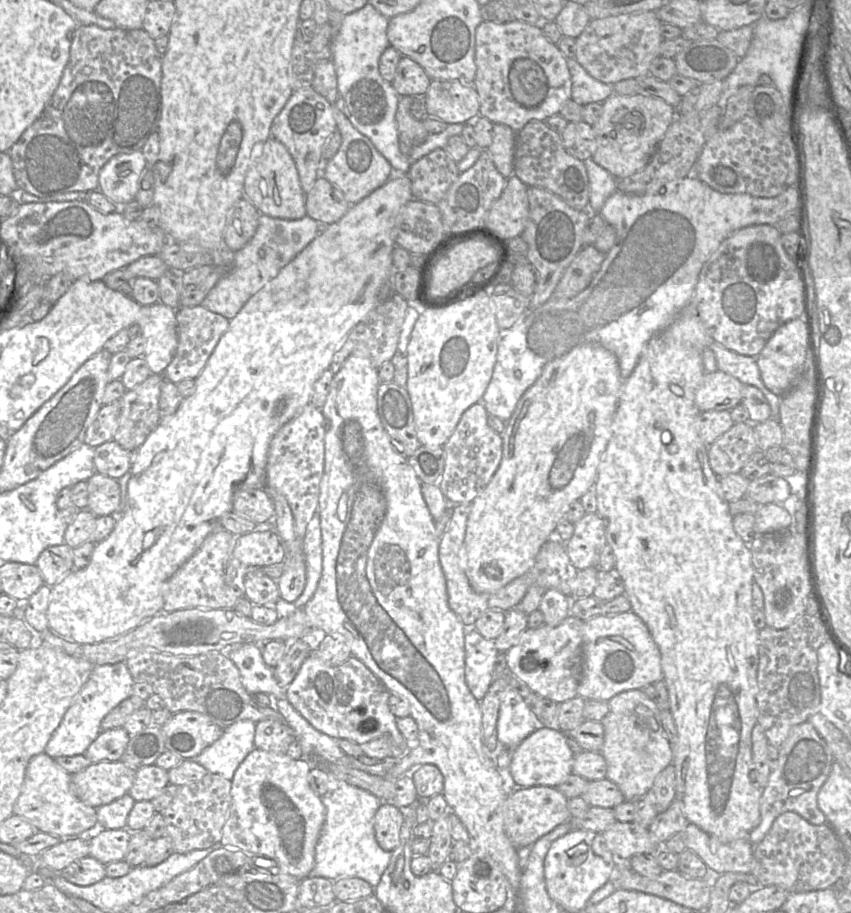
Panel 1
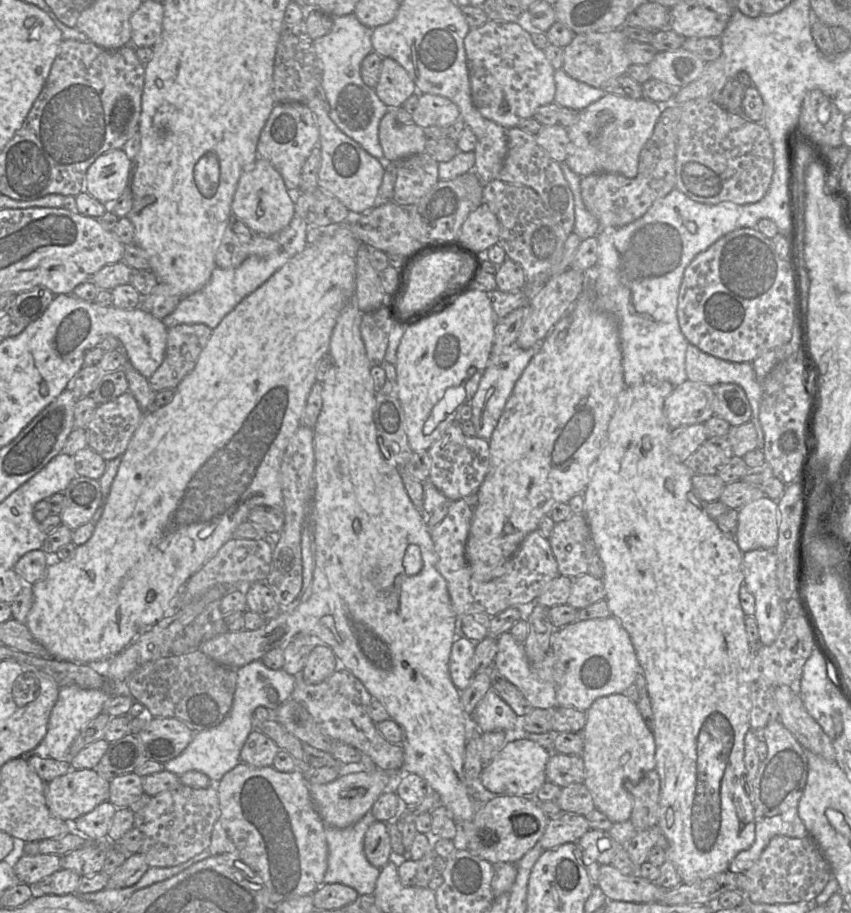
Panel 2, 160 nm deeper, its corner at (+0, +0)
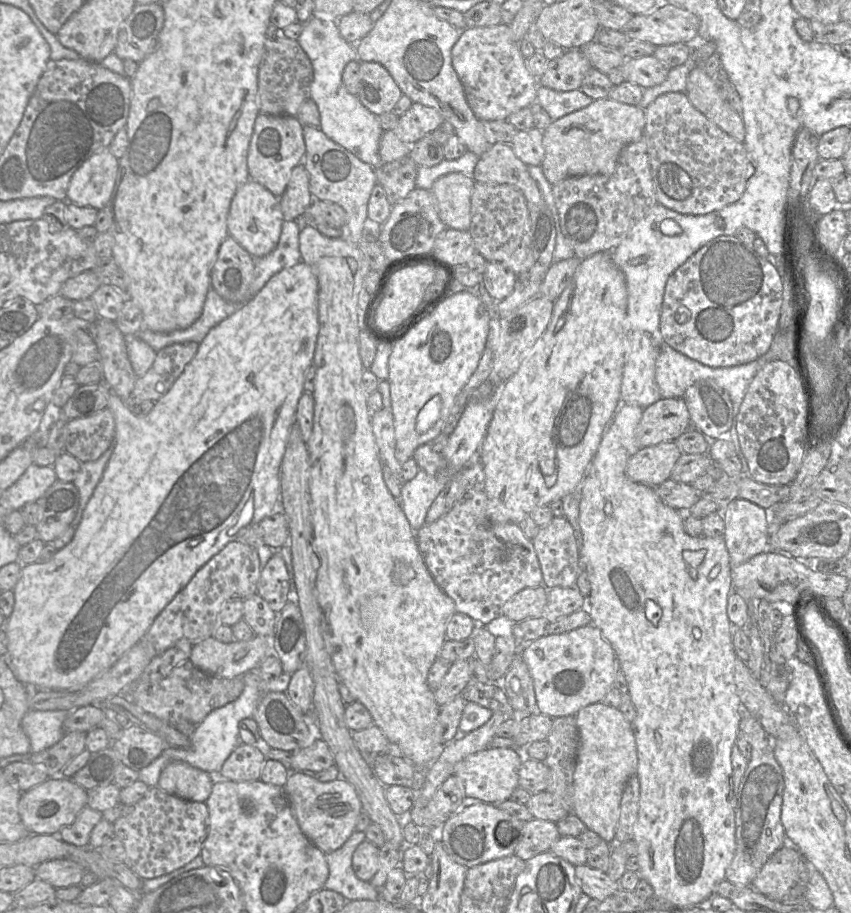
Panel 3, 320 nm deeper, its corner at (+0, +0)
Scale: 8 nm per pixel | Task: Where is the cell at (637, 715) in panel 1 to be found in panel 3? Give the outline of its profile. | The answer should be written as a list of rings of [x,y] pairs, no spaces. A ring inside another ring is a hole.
[[[602,702],[589,704],[576,713],[579,731],[579,748],[573,776],[573,814],[575,814],[588,830],[598,834],[605,842],[614,840],[616,825],[620,815],[620,801],[629,778],[638,767],[638,756],[632,723],[615,707]]]

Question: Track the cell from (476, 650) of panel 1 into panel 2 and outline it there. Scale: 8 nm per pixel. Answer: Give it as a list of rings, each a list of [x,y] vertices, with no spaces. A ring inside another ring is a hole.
[[[463,635],[456,638],[452,644],[449,673],[453,684],[459,691],[466,689],[475,675],[471,669],[471,660],[476,644]]]

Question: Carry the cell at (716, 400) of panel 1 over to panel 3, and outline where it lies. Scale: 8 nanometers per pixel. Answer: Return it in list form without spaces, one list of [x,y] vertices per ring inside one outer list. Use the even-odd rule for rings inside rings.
[[[662,398],[643,410],[635,437],[640,448],[674,441],[691,427],[683,398]]]

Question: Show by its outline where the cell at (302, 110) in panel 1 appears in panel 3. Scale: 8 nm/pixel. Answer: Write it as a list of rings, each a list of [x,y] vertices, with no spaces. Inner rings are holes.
[[[260,113],[255,120],[248,150],[249,179],[263,185],[274,196],[280,197],[286,190],[292,171],[302,159],[305,159],[303,129],[303,125],[294,116]]]

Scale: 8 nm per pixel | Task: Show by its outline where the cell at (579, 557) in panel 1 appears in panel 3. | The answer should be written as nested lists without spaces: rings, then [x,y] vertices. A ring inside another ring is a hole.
[[[554,517],[532,539],[547,589],[575,586],[581,573],[580,544],[565,517]]]

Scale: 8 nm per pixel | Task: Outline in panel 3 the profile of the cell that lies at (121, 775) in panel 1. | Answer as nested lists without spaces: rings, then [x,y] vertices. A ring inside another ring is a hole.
[[[57,775],[23,792],[18,803],[18,811],[30,834],[58,834],[63,827],[75,820],[77,814],[87,806],[87,802],[87,790],[71,778]]]

